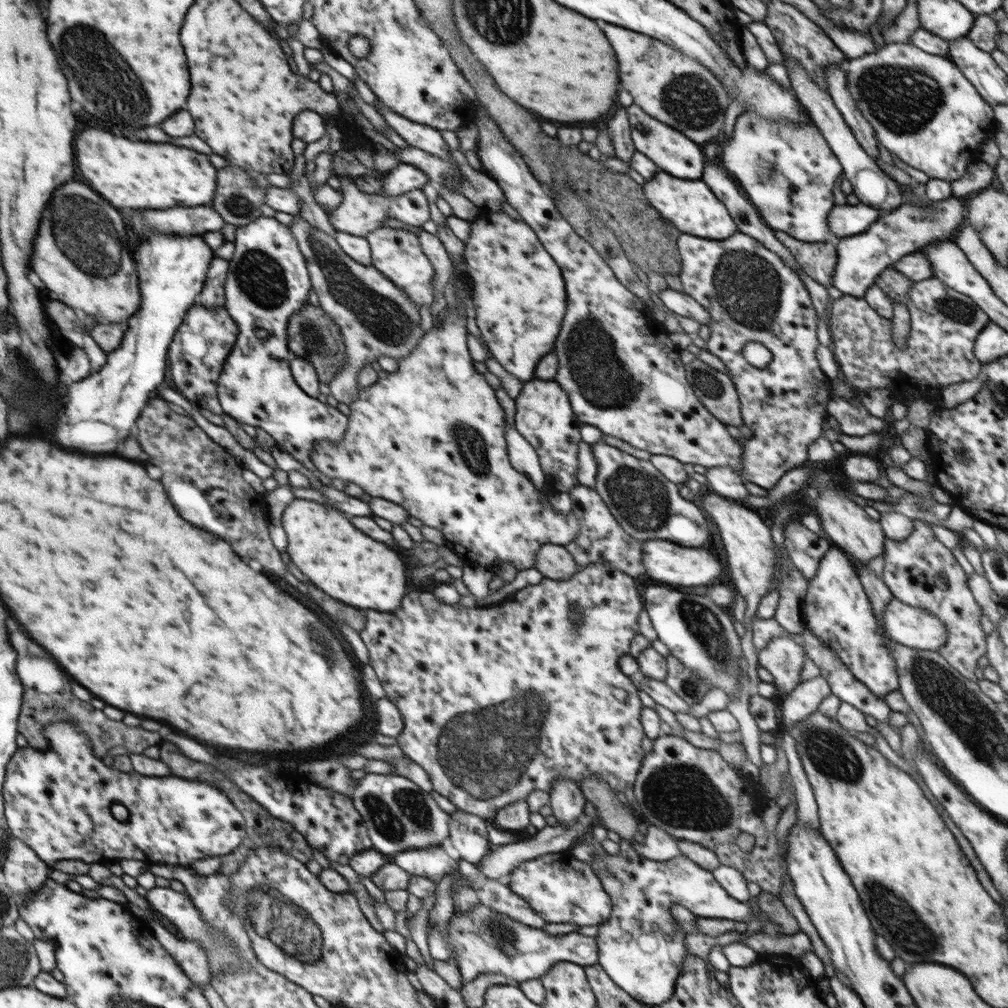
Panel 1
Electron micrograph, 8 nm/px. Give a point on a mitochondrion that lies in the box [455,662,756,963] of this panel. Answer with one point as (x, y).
(680, 794)

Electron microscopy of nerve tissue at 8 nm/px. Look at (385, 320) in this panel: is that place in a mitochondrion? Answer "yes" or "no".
yes

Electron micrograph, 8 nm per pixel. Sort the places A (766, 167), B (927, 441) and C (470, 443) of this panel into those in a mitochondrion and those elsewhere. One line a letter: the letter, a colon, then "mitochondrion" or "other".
A: mitochondrion
B: other
C: mitochondrion

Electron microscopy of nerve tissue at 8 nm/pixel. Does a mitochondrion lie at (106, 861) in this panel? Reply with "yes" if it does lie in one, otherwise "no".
no

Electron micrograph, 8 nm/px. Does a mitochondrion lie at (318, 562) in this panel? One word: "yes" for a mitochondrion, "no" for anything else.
no

